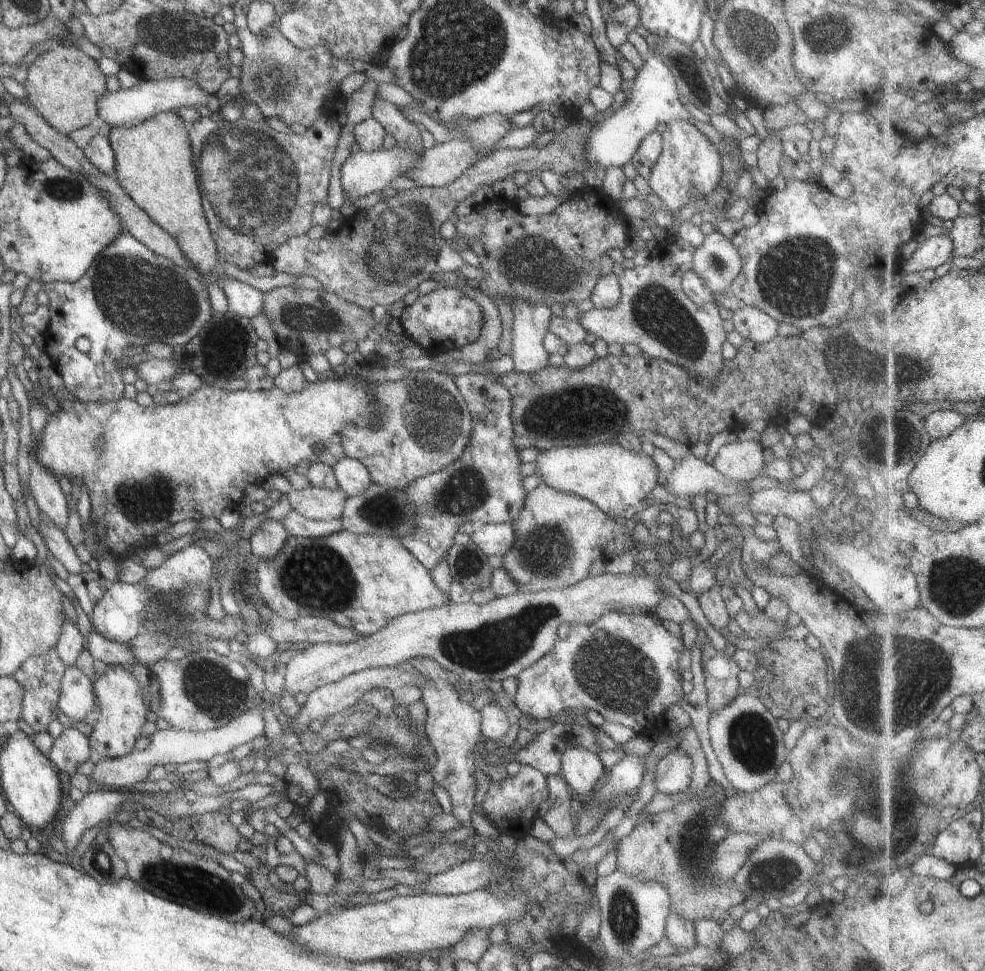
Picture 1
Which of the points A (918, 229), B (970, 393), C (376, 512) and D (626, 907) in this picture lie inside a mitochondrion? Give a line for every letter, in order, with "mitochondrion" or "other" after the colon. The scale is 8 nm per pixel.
A: other
B: other
C: mitochondrion
D: mitochondrion

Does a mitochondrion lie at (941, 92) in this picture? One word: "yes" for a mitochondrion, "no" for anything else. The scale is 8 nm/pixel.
no

